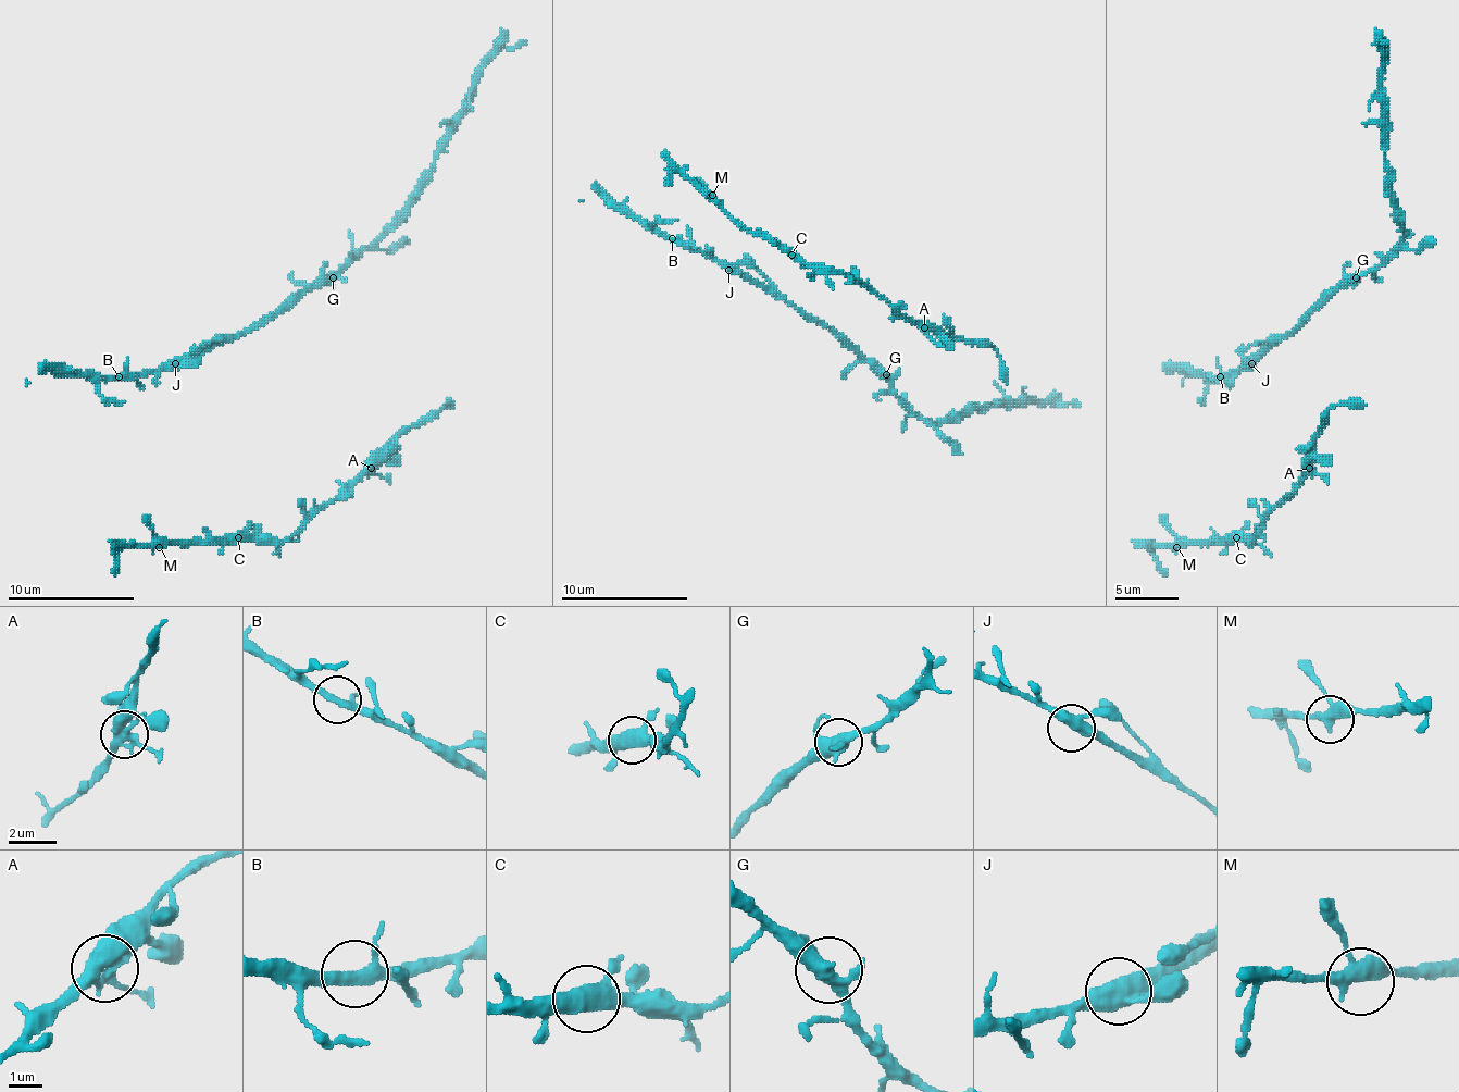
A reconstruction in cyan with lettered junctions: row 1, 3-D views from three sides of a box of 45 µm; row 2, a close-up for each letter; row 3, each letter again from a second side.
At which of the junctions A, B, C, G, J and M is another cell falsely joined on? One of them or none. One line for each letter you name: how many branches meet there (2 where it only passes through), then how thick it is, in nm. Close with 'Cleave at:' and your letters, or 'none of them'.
Cleave at: none of them

